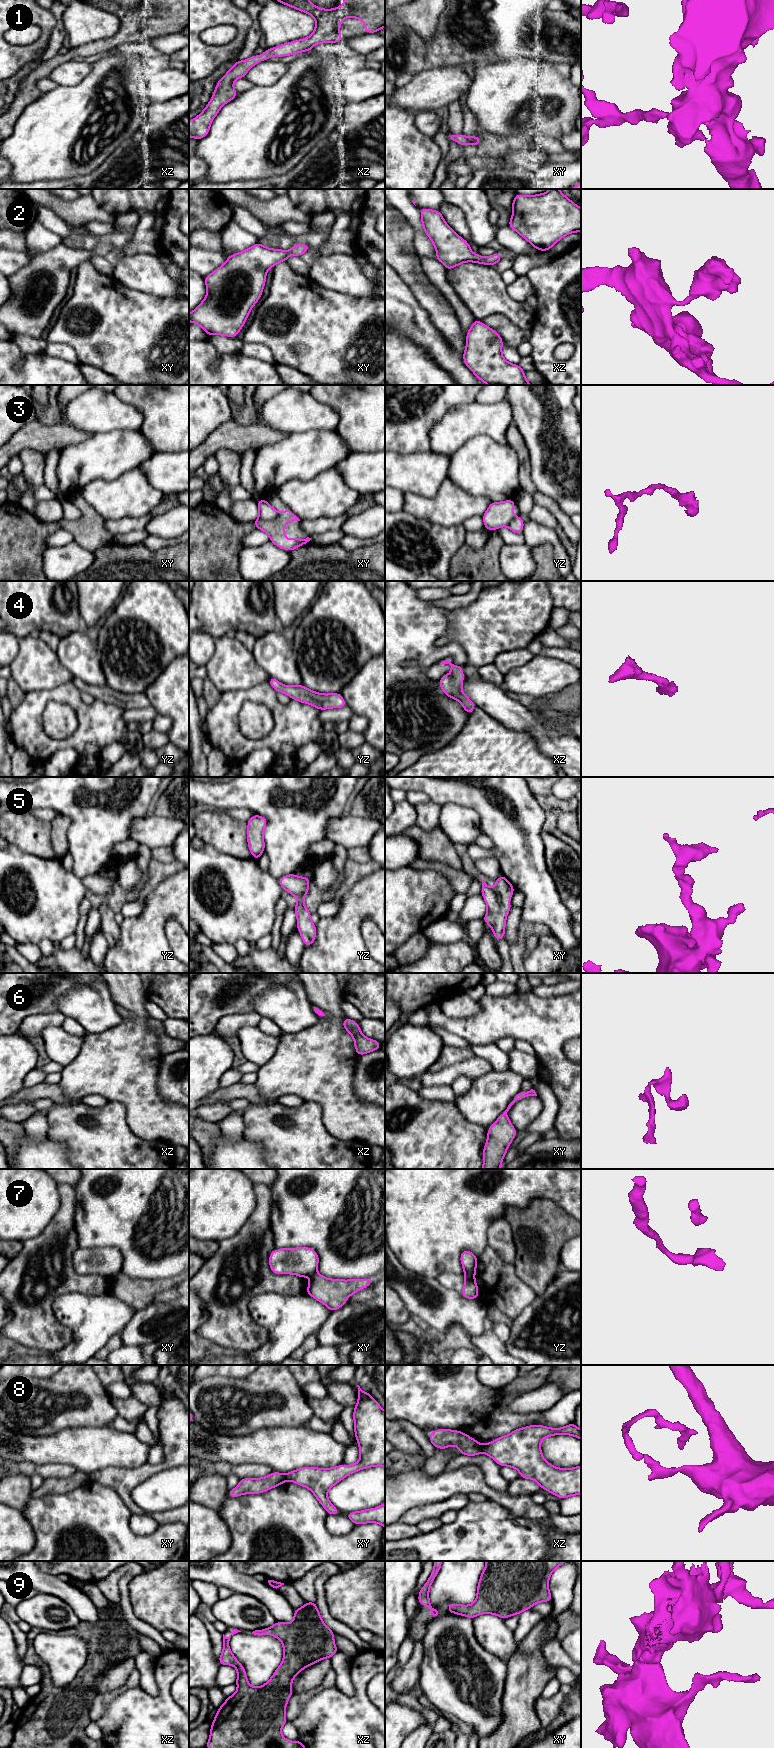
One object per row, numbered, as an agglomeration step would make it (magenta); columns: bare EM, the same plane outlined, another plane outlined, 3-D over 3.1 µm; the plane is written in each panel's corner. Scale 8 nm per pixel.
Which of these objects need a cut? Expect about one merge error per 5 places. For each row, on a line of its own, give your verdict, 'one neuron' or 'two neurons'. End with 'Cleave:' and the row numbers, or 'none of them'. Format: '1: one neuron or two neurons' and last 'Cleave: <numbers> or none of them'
1: one neuron
2: one neuron
3: two neurons
4: one neuron
5: one neuron
6: one neuron
7: two neurons
8: two neurons
9: one neuron
Cleave: 3, 7, 8

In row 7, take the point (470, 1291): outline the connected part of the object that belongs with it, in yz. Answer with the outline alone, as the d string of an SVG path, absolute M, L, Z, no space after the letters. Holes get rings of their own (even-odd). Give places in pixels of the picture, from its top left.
M475 1273L464 1274L464 1279L464 1289L461 1292L461 1295L467 1299L477 1299L479 1290L475 1282Z

